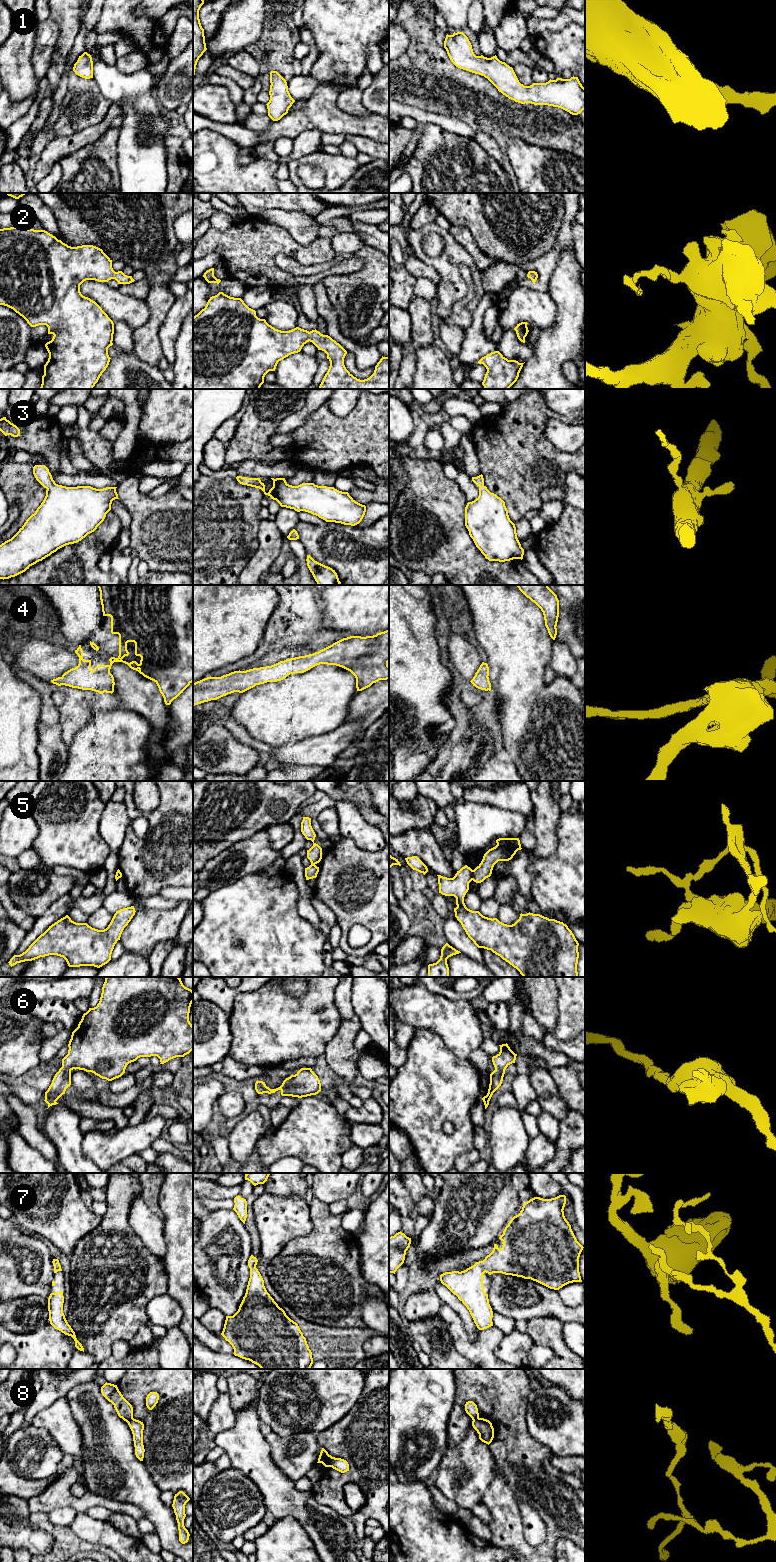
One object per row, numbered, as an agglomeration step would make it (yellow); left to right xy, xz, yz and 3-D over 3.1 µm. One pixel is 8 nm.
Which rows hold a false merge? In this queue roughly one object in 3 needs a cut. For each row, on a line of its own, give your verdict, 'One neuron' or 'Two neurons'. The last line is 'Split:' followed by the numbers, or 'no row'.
1: One neuron
2: One neuron
3: One neuron
4: One neuron
5: Two neurons
6: One neuron
7: One neuron
8: Two neurons
Split: 5, 8

